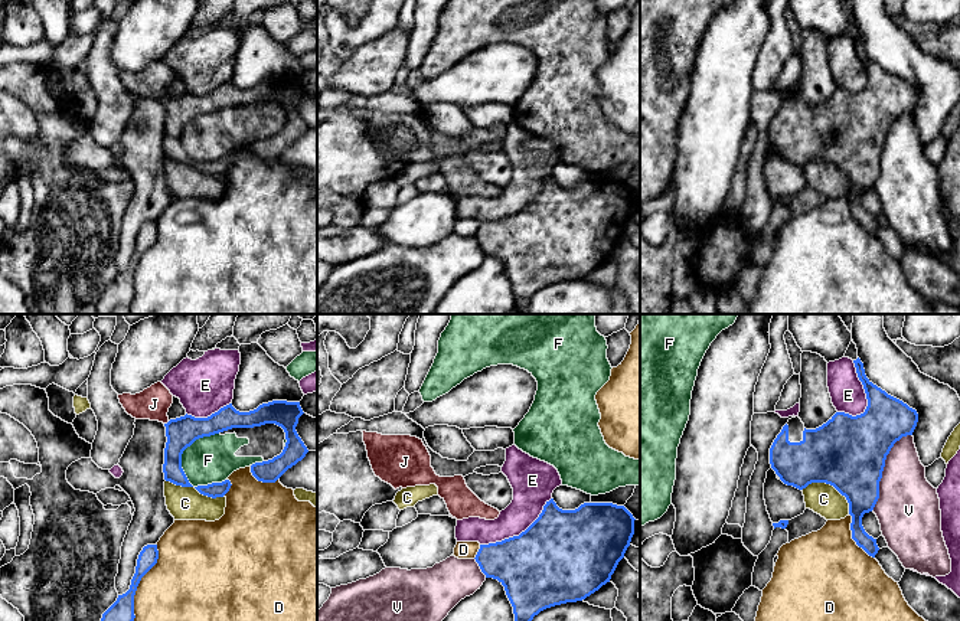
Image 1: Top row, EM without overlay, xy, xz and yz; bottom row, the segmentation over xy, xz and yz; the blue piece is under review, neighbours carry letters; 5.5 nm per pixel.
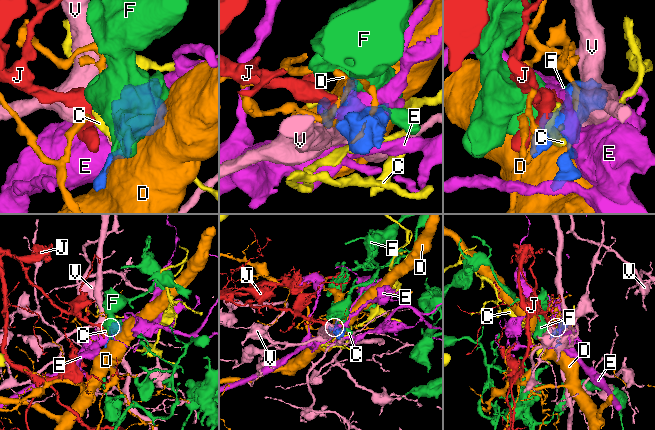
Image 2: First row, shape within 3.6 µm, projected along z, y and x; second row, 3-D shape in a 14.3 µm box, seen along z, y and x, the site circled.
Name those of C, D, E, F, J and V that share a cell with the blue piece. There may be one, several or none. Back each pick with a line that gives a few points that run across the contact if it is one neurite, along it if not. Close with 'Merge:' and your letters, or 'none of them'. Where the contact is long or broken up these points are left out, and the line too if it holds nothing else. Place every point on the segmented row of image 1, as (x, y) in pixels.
J: Line: xy (182, 432), (167, 422), (153, 404)
Merge: J

